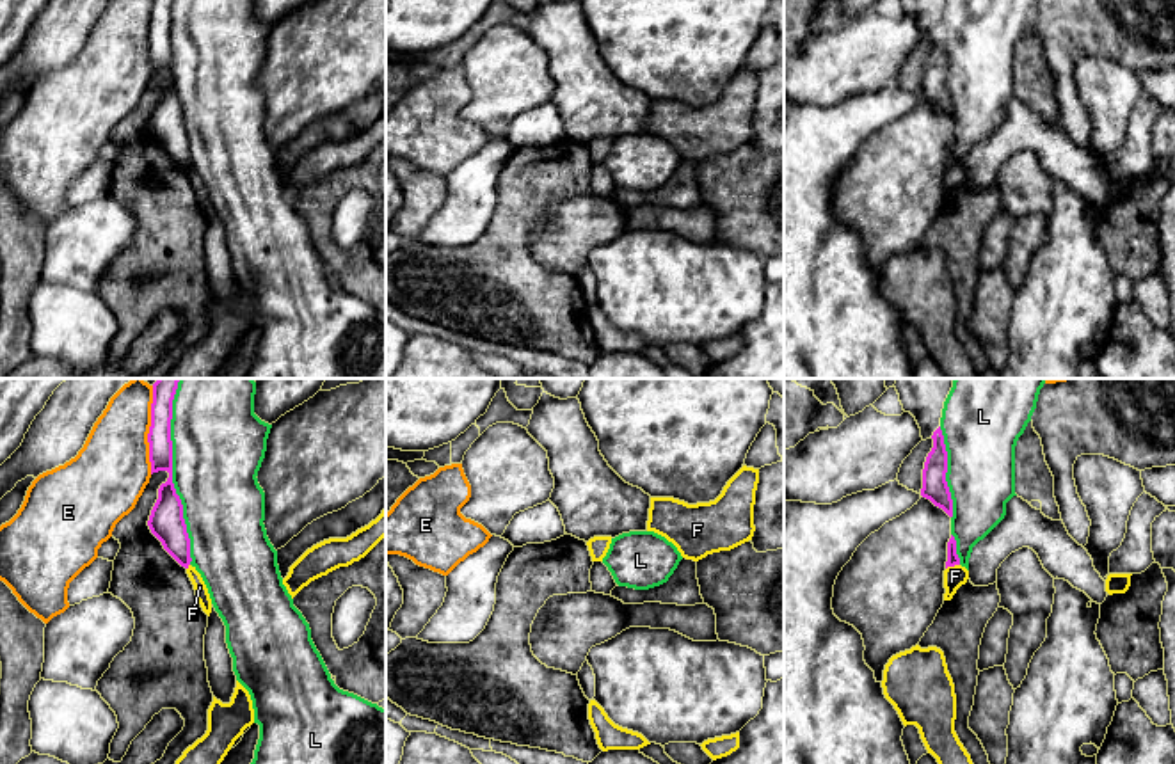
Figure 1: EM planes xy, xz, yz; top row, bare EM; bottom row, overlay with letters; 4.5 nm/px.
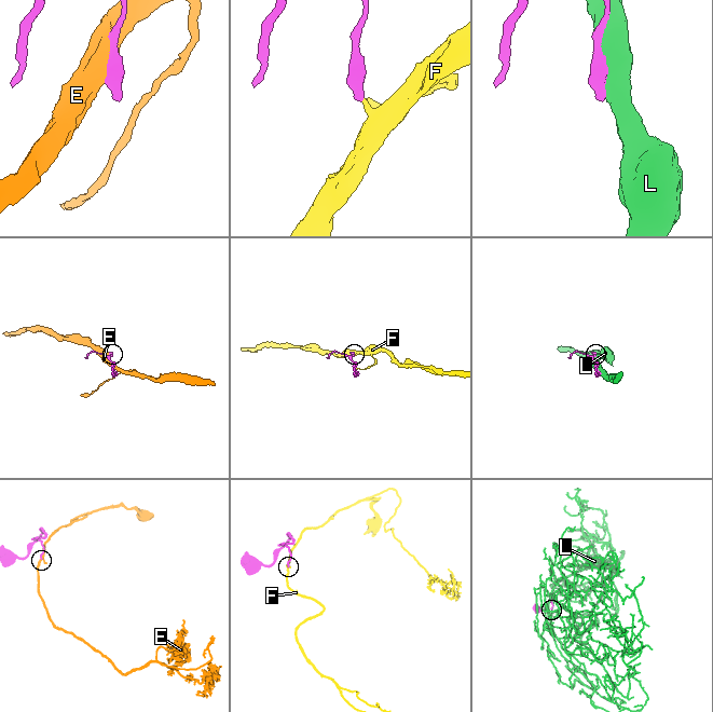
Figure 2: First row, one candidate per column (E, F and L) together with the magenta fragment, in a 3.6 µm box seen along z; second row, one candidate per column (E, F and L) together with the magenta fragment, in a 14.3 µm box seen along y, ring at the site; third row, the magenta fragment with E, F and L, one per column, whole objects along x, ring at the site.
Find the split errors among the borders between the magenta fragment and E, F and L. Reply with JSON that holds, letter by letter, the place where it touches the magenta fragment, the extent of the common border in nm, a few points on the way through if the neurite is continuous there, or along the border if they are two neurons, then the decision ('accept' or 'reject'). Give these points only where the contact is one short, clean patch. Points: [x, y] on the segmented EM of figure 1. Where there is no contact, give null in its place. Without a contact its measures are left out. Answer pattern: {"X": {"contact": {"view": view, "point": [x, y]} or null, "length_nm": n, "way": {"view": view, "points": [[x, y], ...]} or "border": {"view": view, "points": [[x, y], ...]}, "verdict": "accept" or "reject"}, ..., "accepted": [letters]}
{"E": {"contact": {"view": "xy", "point": [150, 430]}, "length_nm": 400, "verdict": "reject"}, "F": {"contact": {"view": "yz", "point": [951, 565]}, "length_nm": 70, "border": {"view": "yz", "points": [[959, 564], [946, 569]]}, "verdict": "reject"}, "L": {"contact": {"view": "xy", "point": [171, 471]}, "length_nm": 850, "verdict": "reject"}, "accepted": []}

